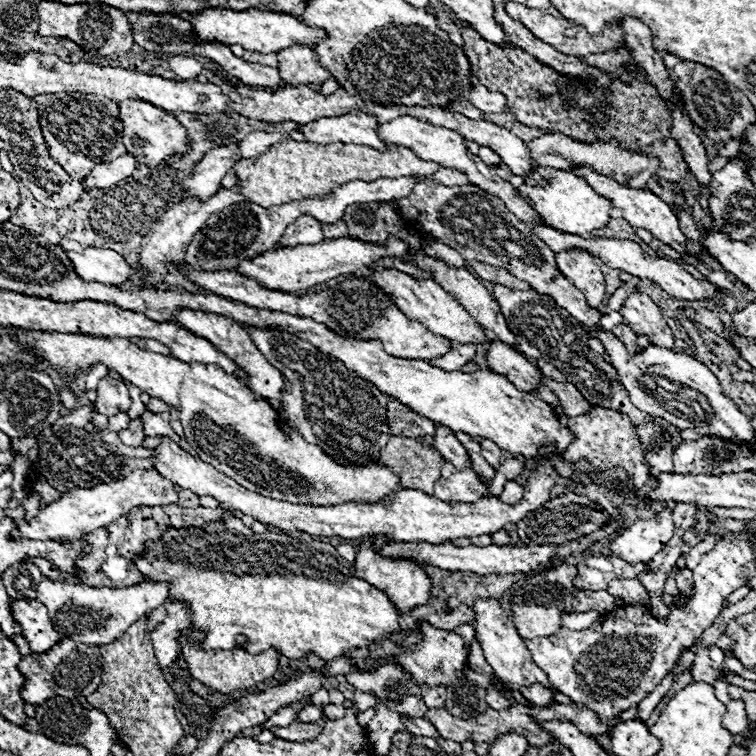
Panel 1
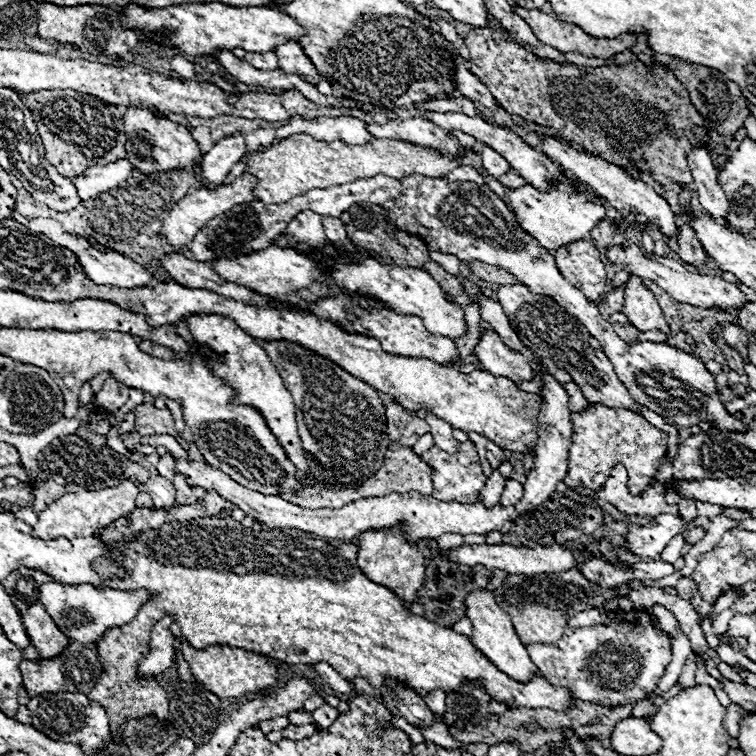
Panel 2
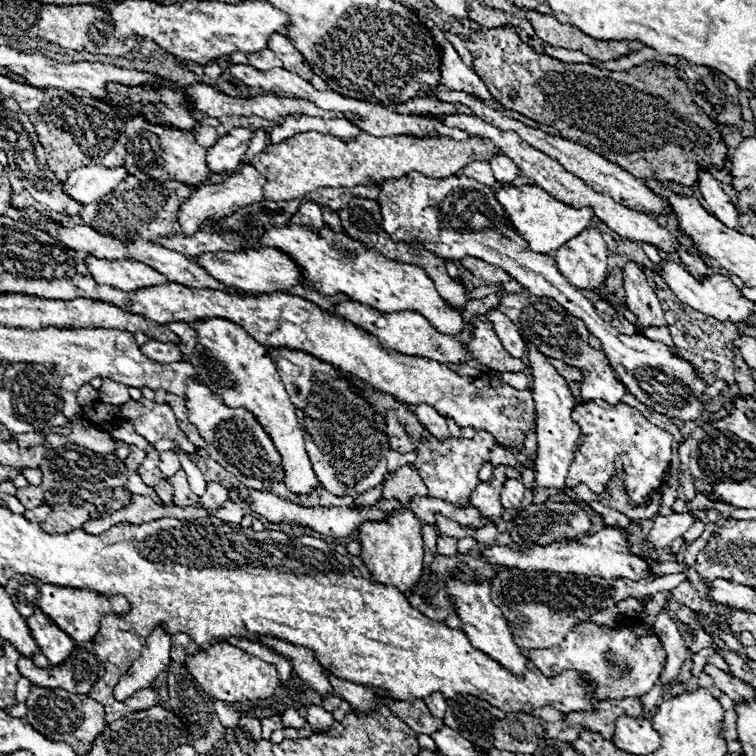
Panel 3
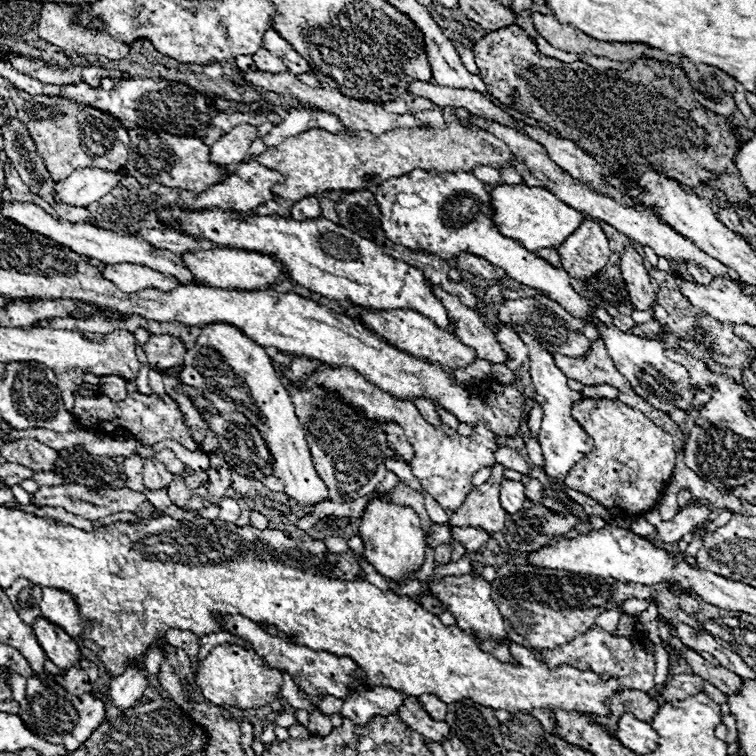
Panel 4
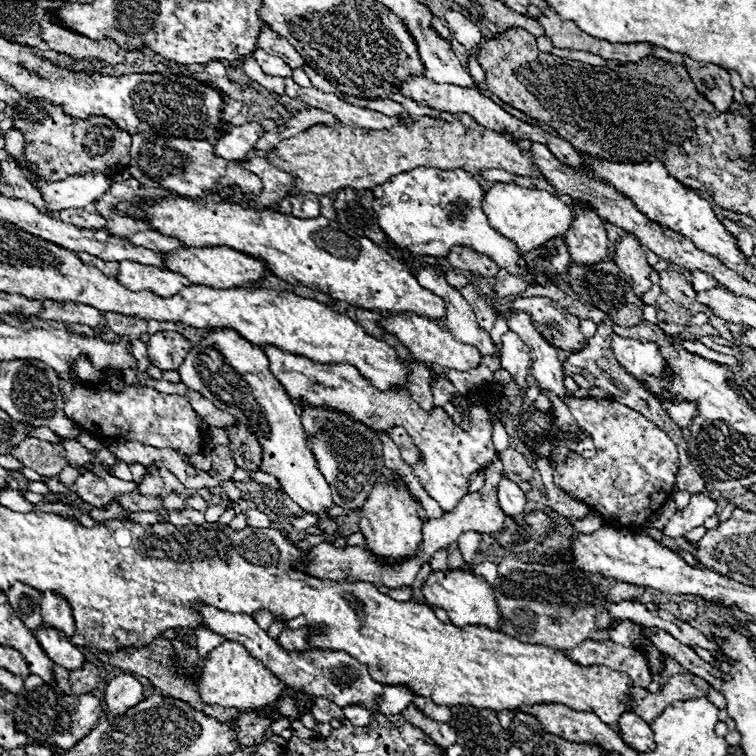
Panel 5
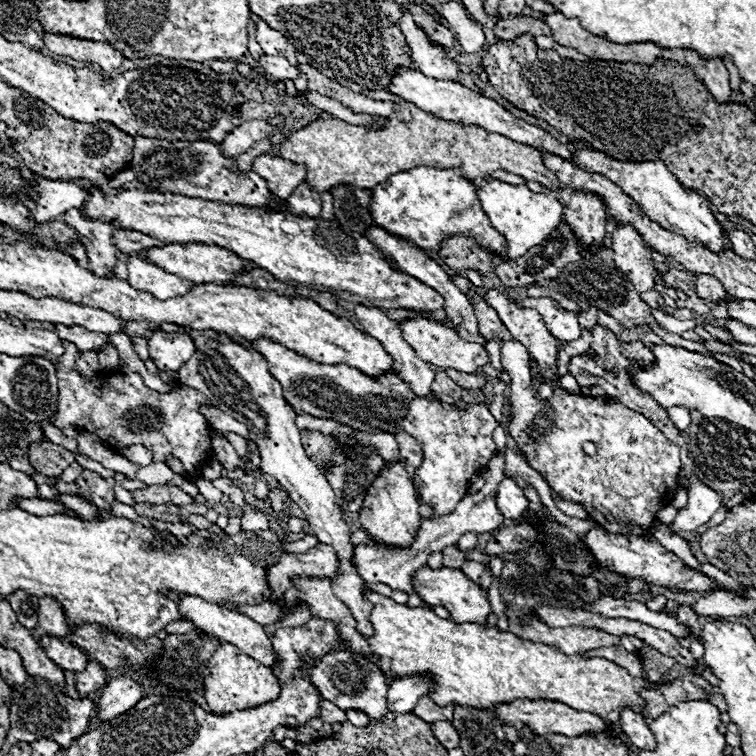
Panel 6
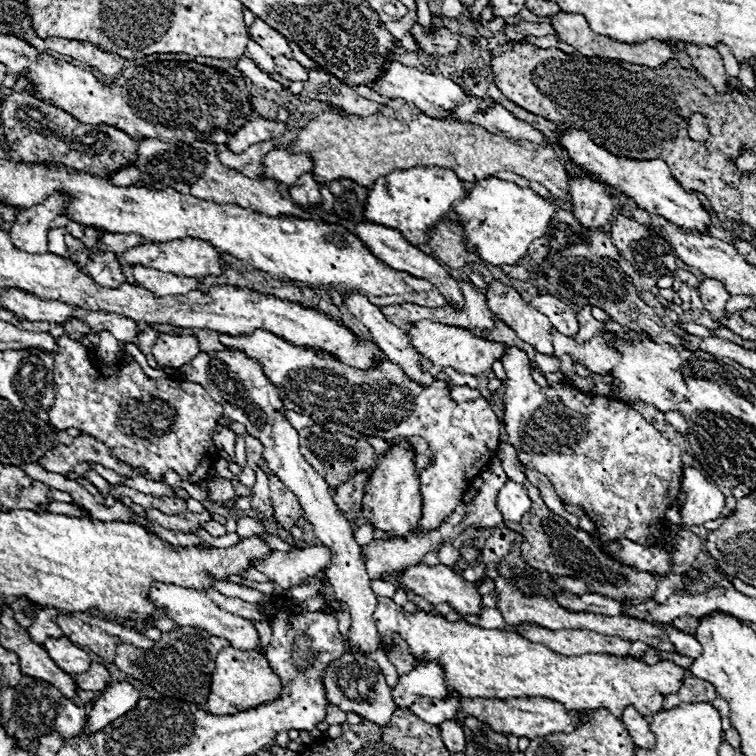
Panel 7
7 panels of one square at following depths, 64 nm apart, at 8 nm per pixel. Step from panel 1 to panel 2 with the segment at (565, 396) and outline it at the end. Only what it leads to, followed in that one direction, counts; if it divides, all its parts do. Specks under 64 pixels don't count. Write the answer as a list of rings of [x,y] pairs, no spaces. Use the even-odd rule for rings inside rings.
[[[537,372],[535,378],[532,382],[528,382],[523,380],[520,384],[517,385],[520,390],[524,390],[526,392],[533,393],[537,396],[542,395],[542,380],[541,380],[541,373]],[[566,382],[563,386],[569,396],[568,407],[572,413],[580,412],[590,405],[574,382]]]

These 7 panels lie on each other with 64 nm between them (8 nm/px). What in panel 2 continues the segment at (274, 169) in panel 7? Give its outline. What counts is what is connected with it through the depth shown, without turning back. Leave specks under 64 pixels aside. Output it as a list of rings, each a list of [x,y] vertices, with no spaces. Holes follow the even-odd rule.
[[[242,174],[240,178],[236,178],[232,184],[228,186],[218,186],[216,190],[206,190],[206,188],[198,188],[198,190],[192,190],[190,194],[186,194],[180,202],[174,204],[174,208],[170,210],[168,218],[162,222],[162,228],[160,228],[160,236],[164,238],[164,242],[168,242],[172,246],[174,252],[182,254],[184,248],[192,242],[192,238],[196,236],[196,232],[200,228],[204,228],[208,224],[210,218],[230,210],[234,204],[242,204],[242,202],[252,202],[254,196],[252,196],[252,188],[254,188],[254,178],[250,174]]]

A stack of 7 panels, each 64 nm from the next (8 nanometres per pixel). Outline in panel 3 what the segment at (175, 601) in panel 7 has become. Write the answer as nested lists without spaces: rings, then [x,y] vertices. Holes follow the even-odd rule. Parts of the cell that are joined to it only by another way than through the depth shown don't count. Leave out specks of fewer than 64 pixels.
[[[264,638],[262,640],[268,648],[272,648],[274,652],[278,652],[280,656],[284,656],[292,668],[296,670],[296,674],[302,678],[302,682],[312,688],[318,694],[330,694],[332,688],[328,684],[328,676],[324,674],[322,666],[318,664],[318,660],[314,658],[312,650],[308,648],[296,648],[288,642],[282,640],[274,640],[274,638]]]

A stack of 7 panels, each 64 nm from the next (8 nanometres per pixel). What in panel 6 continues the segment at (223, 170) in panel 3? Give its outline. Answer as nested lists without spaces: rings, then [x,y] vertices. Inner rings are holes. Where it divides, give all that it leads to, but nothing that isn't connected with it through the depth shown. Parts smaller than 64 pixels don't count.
[[[250,120],[244,122],[240,126],[236,126],[226,140],[220,144],[220,154],[224,154],[226,158],[236,158],[240,154],[244,154],[254,142],[270,136],[276,128],[268,126],[264,120]]]

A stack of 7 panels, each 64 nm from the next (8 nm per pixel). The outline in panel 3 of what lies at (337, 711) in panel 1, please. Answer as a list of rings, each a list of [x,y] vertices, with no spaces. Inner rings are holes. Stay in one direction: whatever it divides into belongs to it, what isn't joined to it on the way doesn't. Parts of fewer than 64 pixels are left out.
[[[317,705],[309,707],[306,720],[315,733],[327,732],[335,722],[331,712]]]

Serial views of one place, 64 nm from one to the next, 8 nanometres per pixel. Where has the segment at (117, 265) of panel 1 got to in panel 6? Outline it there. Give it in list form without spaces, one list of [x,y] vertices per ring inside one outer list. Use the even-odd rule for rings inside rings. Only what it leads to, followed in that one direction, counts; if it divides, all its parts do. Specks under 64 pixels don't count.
[[[130,256],[126,260],[126,268],[128,268],[128,284],[132,284],[132,288],[136,290],[144,290],[150,292],[152,296],[166,300],[166,298],[174,298],[174,296],[182,296],[184,292],[188,292],[194,284],[180,278],[180,276],[172,276],[168,272],[164,272],[162,268],[156,268],[156,264],[146,264],[134,256]]]

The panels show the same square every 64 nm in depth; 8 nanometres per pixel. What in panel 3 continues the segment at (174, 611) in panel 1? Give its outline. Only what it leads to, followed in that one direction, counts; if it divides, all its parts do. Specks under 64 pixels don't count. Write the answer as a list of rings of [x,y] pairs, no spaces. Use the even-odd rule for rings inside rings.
[[[154,628],[148,642],[142,648],[136,664],[130,666],[128,674],[116,686],[116,700],[126,700],[136,690],[150,686],[170,666],[170,634],[164,628]]]

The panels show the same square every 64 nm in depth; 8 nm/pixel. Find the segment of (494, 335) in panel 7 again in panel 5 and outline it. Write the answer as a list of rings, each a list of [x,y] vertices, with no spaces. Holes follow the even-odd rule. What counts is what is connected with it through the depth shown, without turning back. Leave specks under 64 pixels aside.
[[[472,284],[462,286],[462,288],[460,288],[460,294],[464,294],[464,300],[468,300],[470,308],[476,312],[478,322],[480,322],[480,328],[484,328],[486,332],[490,332],[492,326],[494,326],[494,322],[496,322],[496,312],[494,312],[494,308],[492,308],[482,296],[476,294],[476,290],[474,290]]]

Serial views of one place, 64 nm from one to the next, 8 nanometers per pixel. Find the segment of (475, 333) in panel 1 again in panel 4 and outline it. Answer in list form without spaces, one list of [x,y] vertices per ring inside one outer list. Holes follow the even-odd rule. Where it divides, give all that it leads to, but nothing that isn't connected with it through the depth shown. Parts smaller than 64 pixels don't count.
[[[176,208],[172,212],[164,210],[162,220],[168,218],[172,218],[172,224],[178,222],[184,234],[196,234],[220,246],[254,250],[262,254],[266,252],[276,256],[284,264],[290,280],[320,296],[332,300],[350,300],[352,304],[372,310],[408,308],[430,318],[438,328],[454,332],[448,310],[432,294],[432,284],[426,280],[420,268],[394,260],[370,240],[360,238],[344,226],[338,226],[326,218],[298,222],[280,216],[256,216],[248,222],[238,222],[238,212],[224,212],[218,208],[206,212],[190,212],[188,208]]]

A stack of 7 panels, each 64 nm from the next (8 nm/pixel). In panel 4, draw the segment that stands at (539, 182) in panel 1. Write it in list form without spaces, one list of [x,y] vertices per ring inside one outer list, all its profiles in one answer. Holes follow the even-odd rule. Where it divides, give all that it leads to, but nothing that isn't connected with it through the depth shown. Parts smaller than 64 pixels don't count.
[[[502,184],[494,188],[490,194],[492,194],[494,210],[496,210],[494,222],[498,224],[500,232],[504,232],[504,236],[512,236],[520,244],[524,244],[524,248],[530,252],[560,246],[586,218],[584,212],[578,212],[566,206],[546,188],[524,186],[524,184],[518,184],[518,186]]]

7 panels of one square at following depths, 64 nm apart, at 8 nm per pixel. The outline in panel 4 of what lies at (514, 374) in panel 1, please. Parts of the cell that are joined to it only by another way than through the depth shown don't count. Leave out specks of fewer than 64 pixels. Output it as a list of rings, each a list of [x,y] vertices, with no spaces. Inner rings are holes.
[[[434,286],[434,294],[442,300],[442,304],[448,308],[450,318],[456,322],[454,334],[464,344],[474,348],[480,360],[486,360],[490,364],[506,364],[508,356],[496,340],[496,334],[480,320],[480,316],[474,310],[464,306],[456,296],[446,294],[440,286]]]

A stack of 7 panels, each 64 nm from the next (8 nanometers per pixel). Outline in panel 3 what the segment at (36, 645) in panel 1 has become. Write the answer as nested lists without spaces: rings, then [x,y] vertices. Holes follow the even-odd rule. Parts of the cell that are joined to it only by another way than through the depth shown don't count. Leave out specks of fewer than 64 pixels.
[[[36,608],[30,618],[26,618],[26,624],[32,628],[32,638],[50,664],[62,664],[74,650],[74,640],[66,632],[60,632],[60,628],[48,616],[44,616],[40,608]]]

